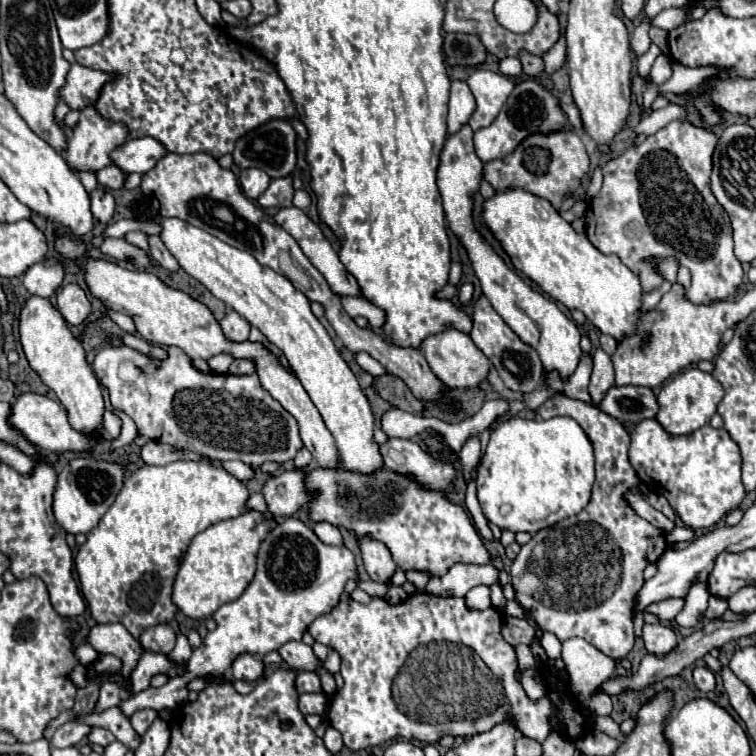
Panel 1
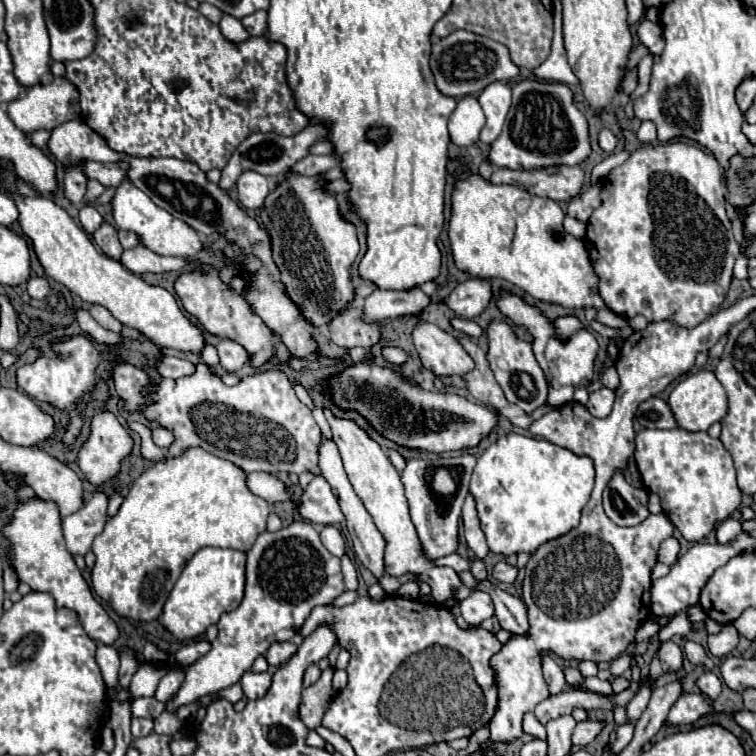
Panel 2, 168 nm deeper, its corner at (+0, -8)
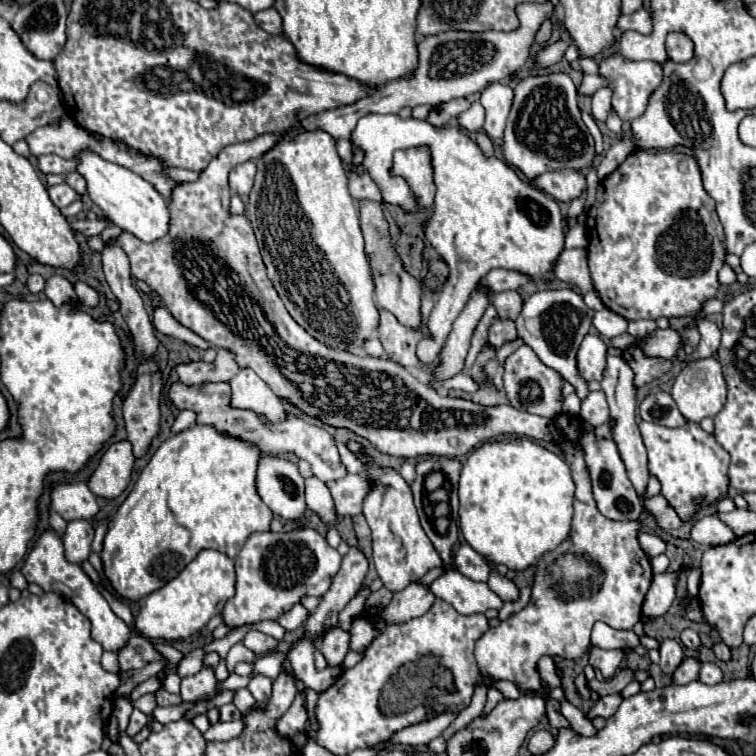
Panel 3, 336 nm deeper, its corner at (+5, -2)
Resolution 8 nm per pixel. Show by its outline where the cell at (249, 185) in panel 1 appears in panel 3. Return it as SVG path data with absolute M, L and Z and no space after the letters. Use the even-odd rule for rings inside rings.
M246 161L242 165L236 165L230 171L230 189L232 189L232 193L248 197L248 193L252 191L252 185L254 185L254 177L256 177L256 163L254 161Z

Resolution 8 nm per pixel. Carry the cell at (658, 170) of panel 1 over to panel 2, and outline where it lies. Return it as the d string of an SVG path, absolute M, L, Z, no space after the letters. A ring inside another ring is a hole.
M677 141L645 145L605 177L601 199L601 207L593 211L587 223L585 247L599 277L599 295L605 305L625 319L643 315L647 321L671 321L689 329L713 315L727 297L733 263L741 251L725 213L725 191L717 159Z

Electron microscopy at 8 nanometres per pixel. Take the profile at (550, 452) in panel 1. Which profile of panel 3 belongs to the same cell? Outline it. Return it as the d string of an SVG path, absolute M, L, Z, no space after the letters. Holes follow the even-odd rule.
M512 437L506 441L488 441L468 455L460 473L460 529L470 547L496 565L504 563L510 569L526 569L568 537L574 515L574 489L570 465L558 453L542 447L534 439Z

